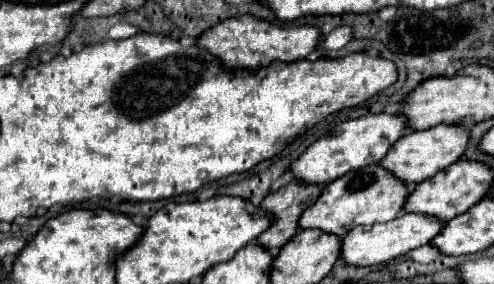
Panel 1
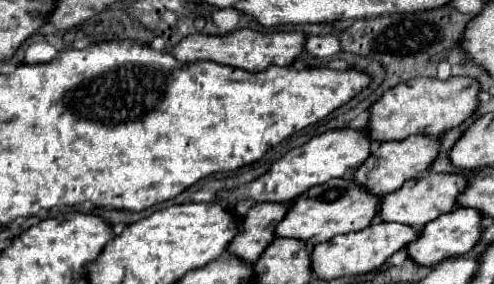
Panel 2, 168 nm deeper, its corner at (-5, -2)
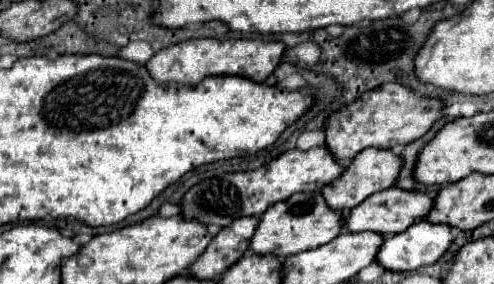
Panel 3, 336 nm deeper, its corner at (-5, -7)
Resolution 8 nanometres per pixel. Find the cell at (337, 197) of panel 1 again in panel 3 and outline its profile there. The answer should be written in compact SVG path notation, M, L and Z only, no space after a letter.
M301 192L291 196L289 200L283 200L279 204L273 204L267 208L267 212L261 216L261 222L251 238L251 250L257 254L275 254L279 258L287 258L305 250L313 250L319 244L327 244L333 238L339 236L341 228L341 216L343 212L333 212L325 204L325 198L321 192Z

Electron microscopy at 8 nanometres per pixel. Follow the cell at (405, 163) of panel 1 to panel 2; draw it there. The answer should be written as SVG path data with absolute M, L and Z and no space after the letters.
M413 135L403 141L385 141L379 147L373 147L367 161L353 173L353 181L373 195L387 195L389 191L401 187L401 183L425 173L437 157L437 151L439 141L423 135Z

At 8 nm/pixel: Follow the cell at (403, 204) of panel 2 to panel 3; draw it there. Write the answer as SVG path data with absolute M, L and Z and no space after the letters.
M397 186L389 190L381 190L369 200L363 200L359 206L355 206L347 216L345 216L345 228L351 232L361 232L361 230L373 230L381 232L383 236L393 236L395 232L405 232L409 224L415 224L417 220L423 220L429 214L429 208L433 208L433 198L427 196L421 190L401 190Z

